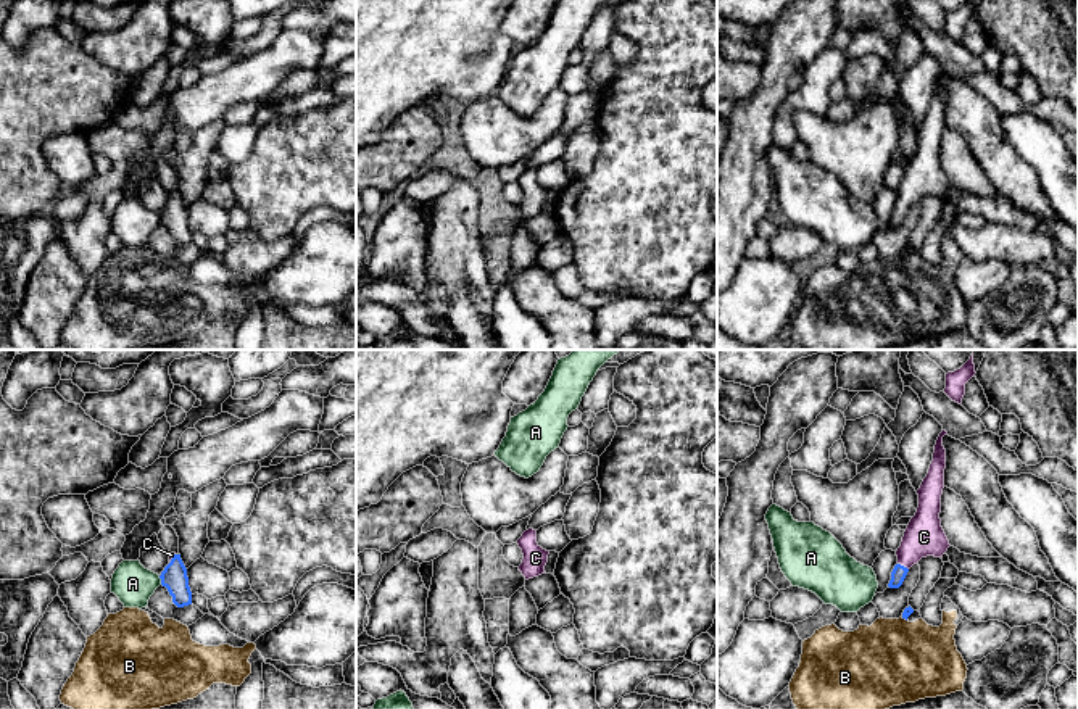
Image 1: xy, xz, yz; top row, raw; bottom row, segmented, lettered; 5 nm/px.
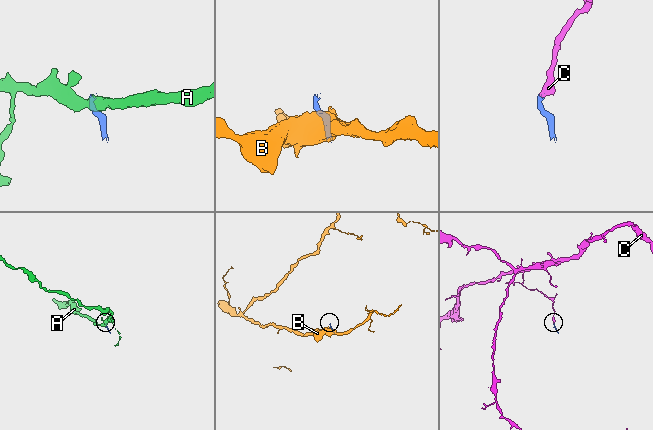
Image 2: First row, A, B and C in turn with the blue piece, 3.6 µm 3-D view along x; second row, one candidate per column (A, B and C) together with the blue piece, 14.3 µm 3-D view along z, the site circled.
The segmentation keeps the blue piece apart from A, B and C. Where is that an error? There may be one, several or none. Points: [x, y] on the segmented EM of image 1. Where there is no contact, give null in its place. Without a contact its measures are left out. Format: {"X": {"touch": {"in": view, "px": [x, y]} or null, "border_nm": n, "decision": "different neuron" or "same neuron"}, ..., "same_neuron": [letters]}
{"A": {"touch": {"in": "xy", "px": [161, 580]}, "border_nm": 50, "decision": "different neuron"}, "B": {"touch": {"in": "yz", "px": [904, 617]}, "border_nm": 40, "decision": "different neuron"}, "C": {"touch": {"in": "yz", "px": [903, 566]}, "border_nm": 70, "decision": "same neuron"}, "same_neuron": ["C"]}

